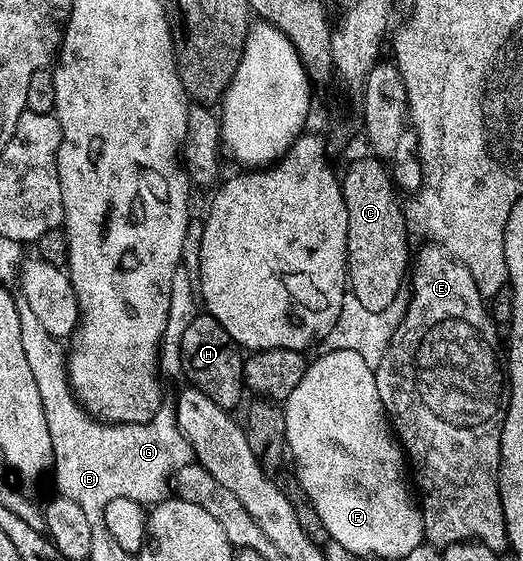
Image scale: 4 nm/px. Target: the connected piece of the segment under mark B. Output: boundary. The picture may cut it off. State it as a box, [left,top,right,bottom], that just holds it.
[16,296,122,524]

